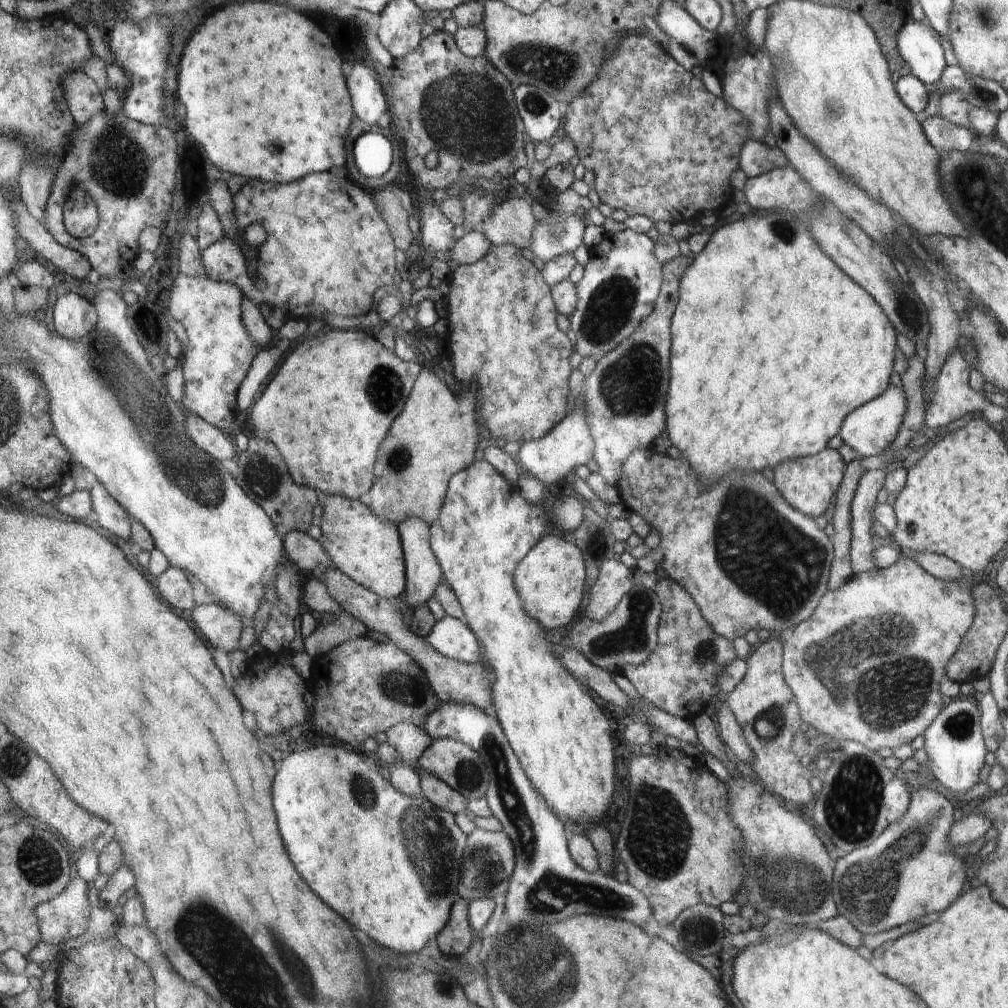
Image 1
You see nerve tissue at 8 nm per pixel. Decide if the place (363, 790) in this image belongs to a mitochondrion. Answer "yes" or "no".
yes

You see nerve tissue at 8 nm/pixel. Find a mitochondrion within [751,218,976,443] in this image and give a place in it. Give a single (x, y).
(907, 310)

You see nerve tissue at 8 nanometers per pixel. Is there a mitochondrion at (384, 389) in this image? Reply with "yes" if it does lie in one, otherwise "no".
yes

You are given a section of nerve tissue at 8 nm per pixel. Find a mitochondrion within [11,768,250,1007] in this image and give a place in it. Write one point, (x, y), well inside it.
(39, 861)

